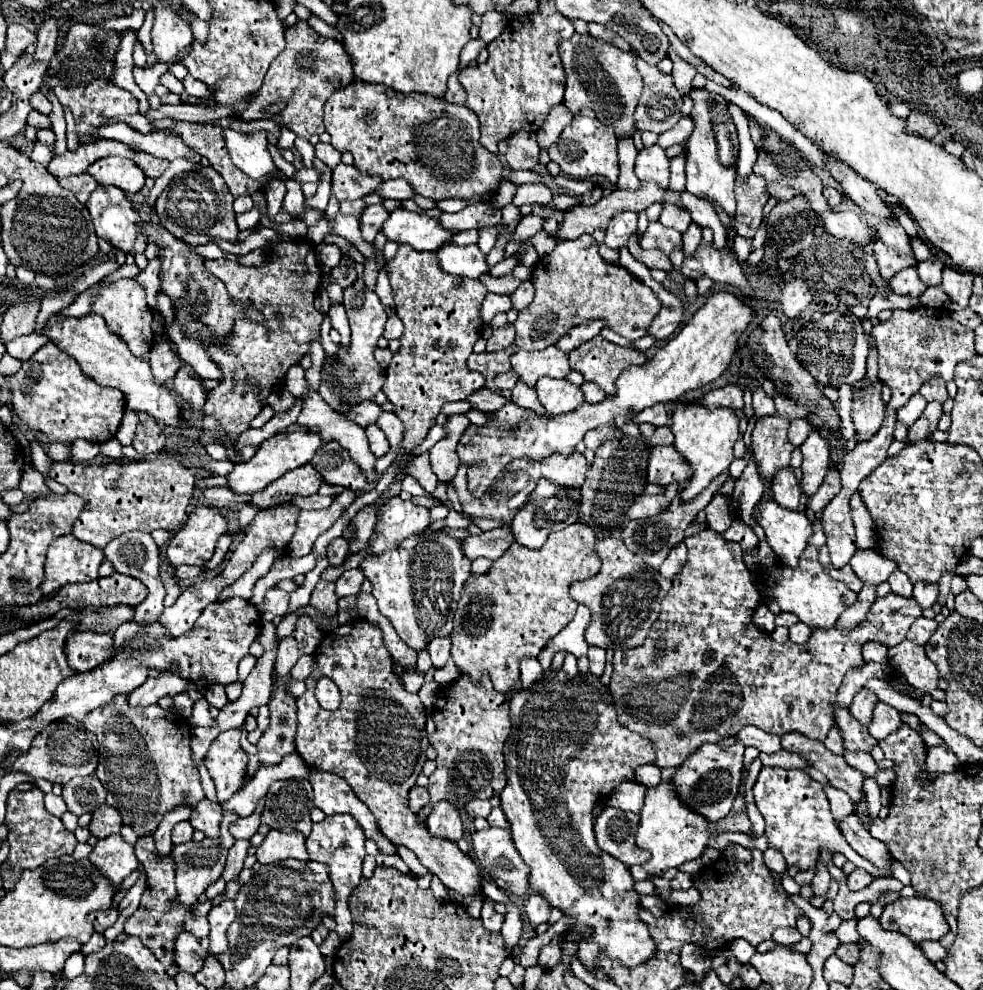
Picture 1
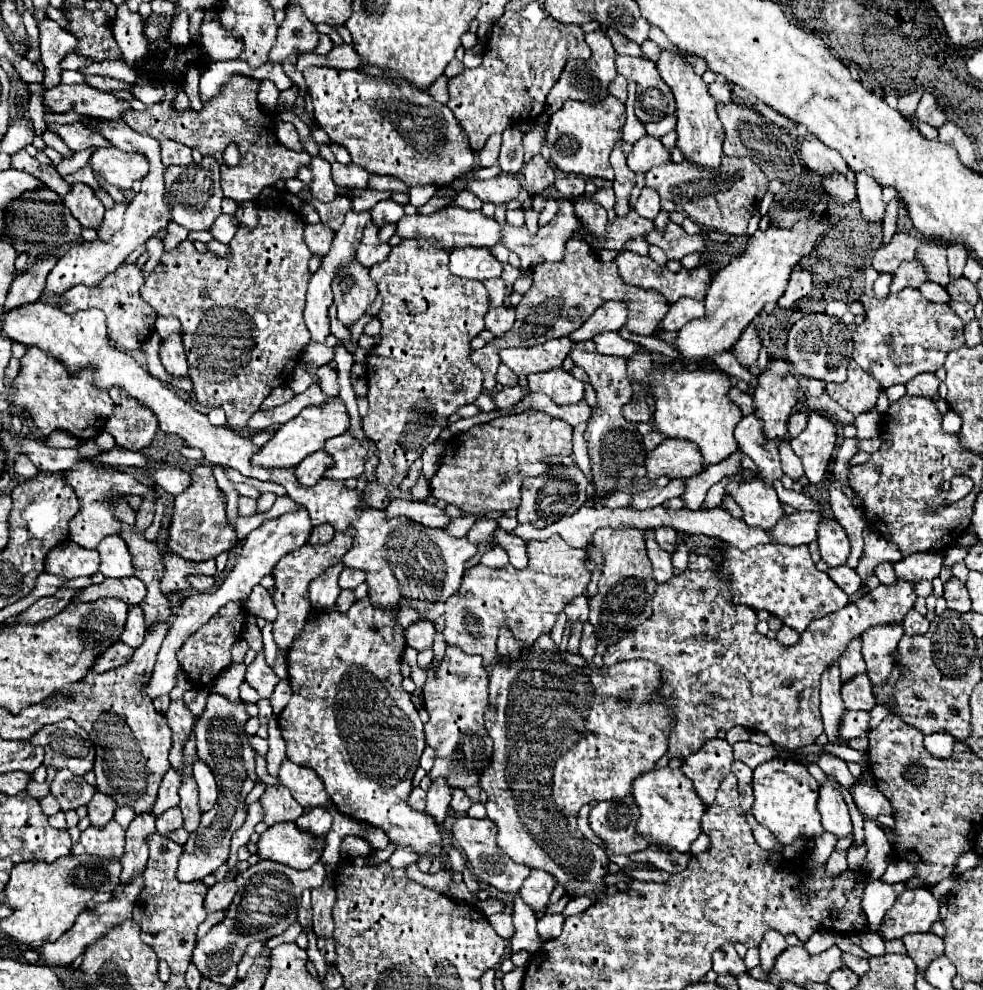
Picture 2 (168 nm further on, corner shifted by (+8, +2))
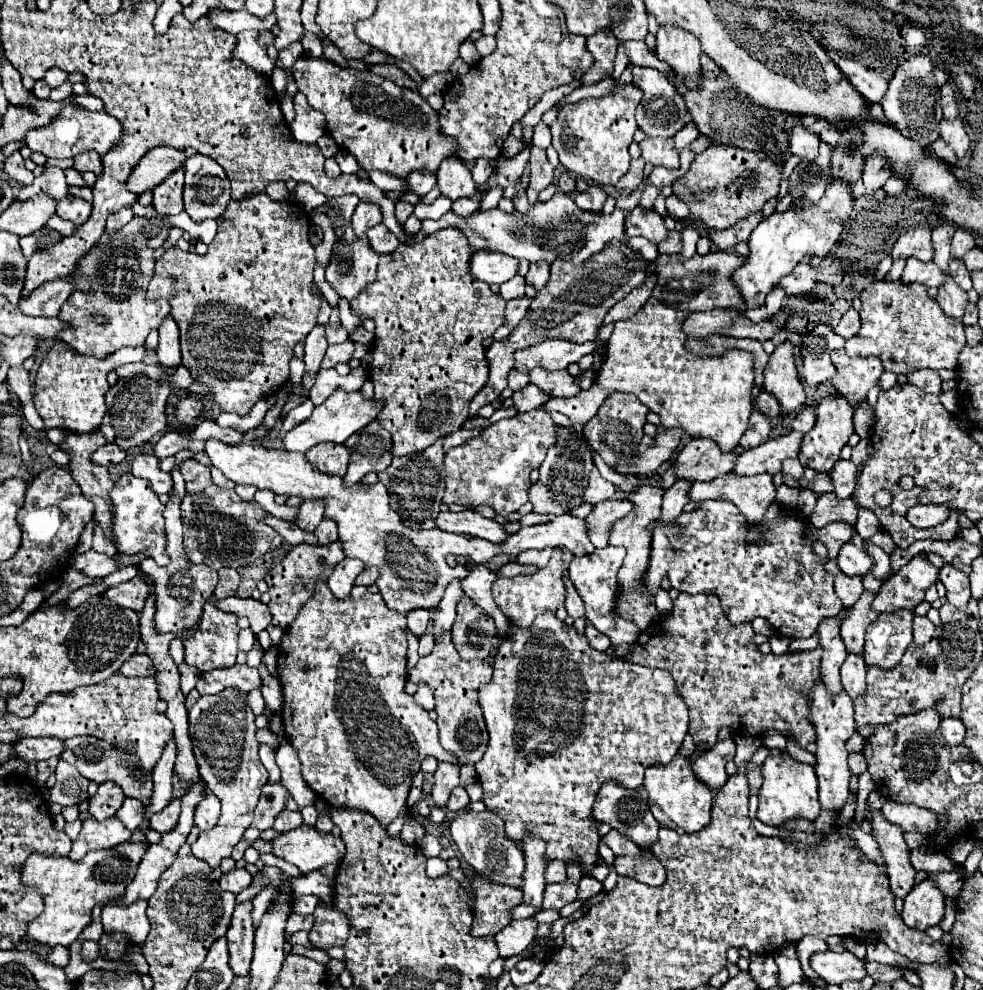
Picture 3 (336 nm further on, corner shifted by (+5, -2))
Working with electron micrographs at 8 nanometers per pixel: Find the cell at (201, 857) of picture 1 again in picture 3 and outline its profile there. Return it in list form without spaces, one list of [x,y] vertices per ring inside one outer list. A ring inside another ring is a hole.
[[[226,688],[216,696],[202,696],[188,710],[188,722],[200,778],[222,802],[218,824],[212,830],[200,832],[198,840],[192,844],[192,854],[208,862],[212,868],[218,868],[222,858],[232,854],[232,848],[242,840],[244,830],[250,826],[262,786],[268,782],[268,770],[258,758],[260,744],[254,736],[254,714],[246,704],[246,692]]]

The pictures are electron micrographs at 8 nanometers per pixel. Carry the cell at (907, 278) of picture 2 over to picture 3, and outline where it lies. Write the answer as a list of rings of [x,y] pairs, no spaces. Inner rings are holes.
[[[908,258],[902,274],[904,284],[924,284],[924,286],[940,286],[944,282],[942,270],[934,262],[920,262],[918,258]]]

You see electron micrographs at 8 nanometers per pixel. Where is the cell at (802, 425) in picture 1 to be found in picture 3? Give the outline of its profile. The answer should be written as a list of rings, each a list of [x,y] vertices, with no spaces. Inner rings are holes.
[[[804,408],[804,410],[792,420],[792,428],[794,428],[796,432],[806,434],[806,432],[812,430],[814,422],[816,422],[816,412],[814,412],[814,408]]]

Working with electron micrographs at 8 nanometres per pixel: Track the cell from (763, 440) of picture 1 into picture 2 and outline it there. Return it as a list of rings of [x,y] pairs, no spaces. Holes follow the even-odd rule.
[[[781,358],[771,360],[757,380],[759,384],[753,394],[757,404],[755,416],[765,422],[767,438],[779,444],[787,434],[787,420],[799,402],[799,382]]]

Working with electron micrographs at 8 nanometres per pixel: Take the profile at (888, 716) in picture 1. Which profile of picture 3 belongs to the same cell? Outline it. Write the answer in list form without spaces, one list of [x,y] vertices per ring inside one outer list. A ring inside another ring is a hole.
[[[820,682],[812,694],[810,694],[810,706],[812,706],[812,716],[810,720],[814,722],[816,728],[816,776],[818,776],[818,786],[820,786],[820,806],[822,810],[830,812],[832,816],[838,816],[840,810],[844,808],[844,804],[848,802],[850,796],[850,768],[846,764],[848,758],[848,750],[846,750],[846,740],[856,732],[856,722],[854,722],[854,708],[852,708],[852,700],[848,694],[844,694],[844,690],[836,696],[830,696],[824,688],[824,684]]]

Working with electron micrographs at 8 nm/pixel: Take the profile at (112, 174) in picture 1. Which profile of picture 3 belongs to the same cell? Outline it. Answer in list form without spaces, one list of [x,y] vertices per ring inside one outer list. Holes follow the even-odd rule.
[[[162,146],[162,148],[148,150],[142,156],[142,162],[138,162],[138,166],[134,166],[134,170],[130,172],[126,188],[134,194],[142,194],[146,190],[152,190],[168,174],[182,168],[184,160],[186,160],[184,152],[176,150],[176,148]]]

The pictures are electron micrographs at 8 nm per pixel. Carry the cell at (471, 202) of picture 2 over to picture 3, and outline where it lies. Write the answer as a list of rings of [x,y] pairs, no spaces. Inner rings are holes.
[[[492,186],[492,188],[484,194],[484,198],[482,198],[482,202],[480,202],[480,208],[482,208],[482,210],[496,208],[498,202],[500,202],[500,198],[502,198],[502,188],[500,188],[500,186]]]

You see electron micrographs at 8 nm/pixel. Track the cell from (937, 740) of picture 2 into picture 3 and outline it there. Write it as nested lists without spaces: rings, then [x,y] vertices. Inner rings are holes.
[[[944,718],[940,724],[942,730],[942,738],[946,740],[948,746],[958,746],[964,740],[964,726],[962,720],[958,718]]]

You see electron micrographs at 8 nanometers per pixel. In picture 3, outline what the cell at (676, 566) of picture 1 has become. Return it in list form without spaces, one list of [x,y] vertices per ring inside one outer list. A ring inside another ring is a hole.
[[[676,480],[676,484],[664,492],[662,514],[658,518],[658,524],[670,526],[670,522],[676,522],[678,514],[682,514],[684,504],[688,502],[688,488],[690,488],[690,482]]]

